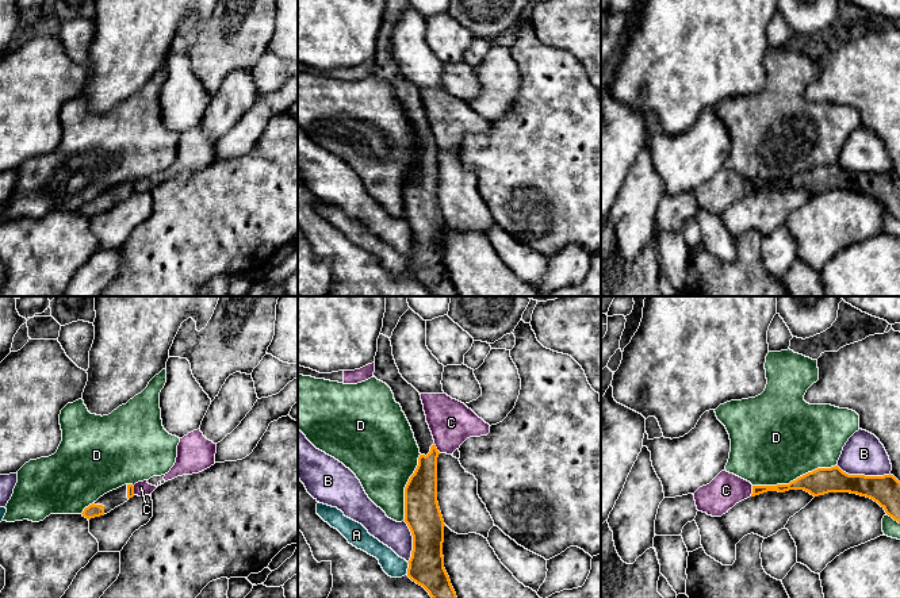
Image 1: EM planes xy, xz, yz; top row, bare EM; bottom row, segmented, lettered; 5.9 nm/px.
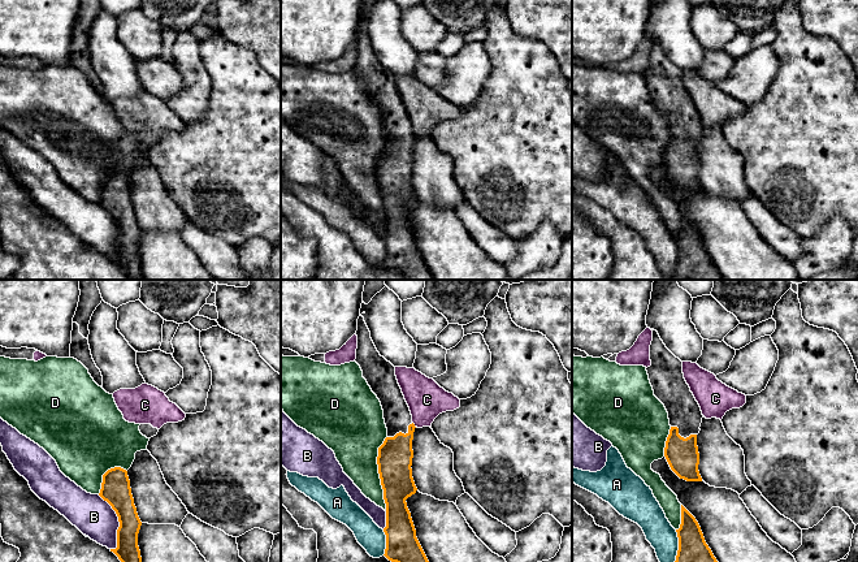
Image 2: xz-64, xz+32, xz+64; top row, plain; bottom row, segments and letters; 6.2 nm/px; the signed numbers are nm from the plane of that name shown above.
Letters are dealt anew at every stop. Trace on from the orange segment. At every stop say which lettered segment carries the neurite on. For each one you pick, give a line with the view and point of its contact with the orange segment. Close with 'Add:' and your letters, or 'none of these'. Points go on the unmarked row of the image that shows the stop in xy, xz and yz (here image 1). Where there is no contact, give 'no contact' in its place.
Add: none of these

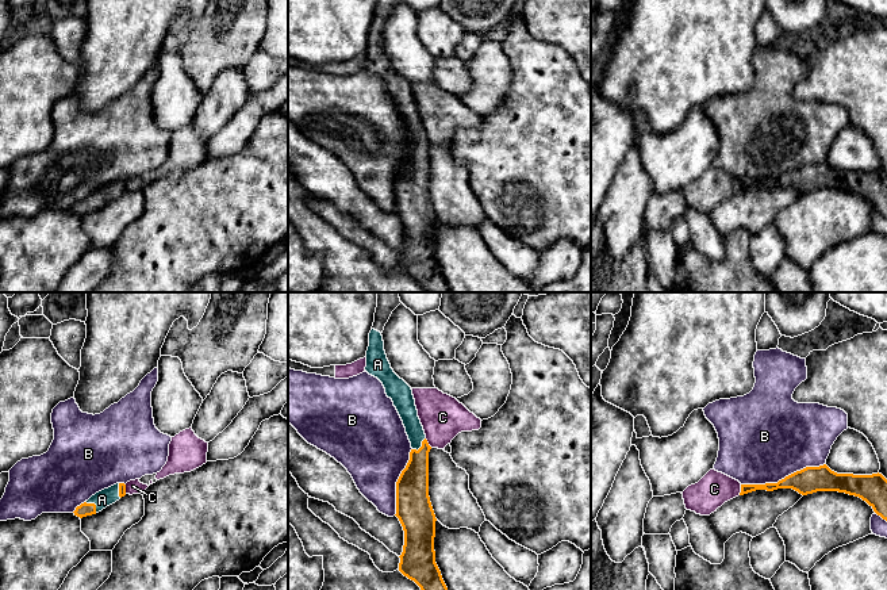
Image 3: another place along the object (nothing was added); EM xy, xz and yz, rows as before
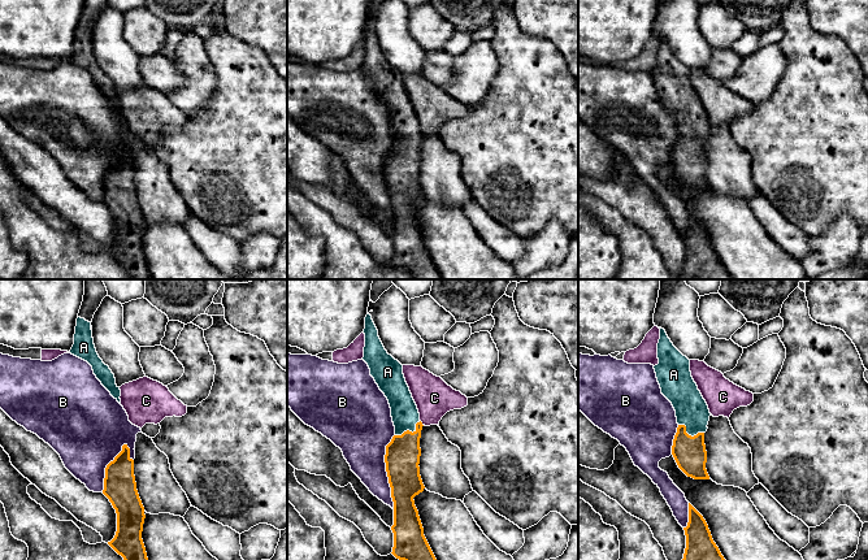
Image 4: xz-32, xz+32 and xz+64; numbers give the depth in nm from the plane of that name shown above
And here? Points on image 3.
A: contact xy (93, 200)
Add: A

